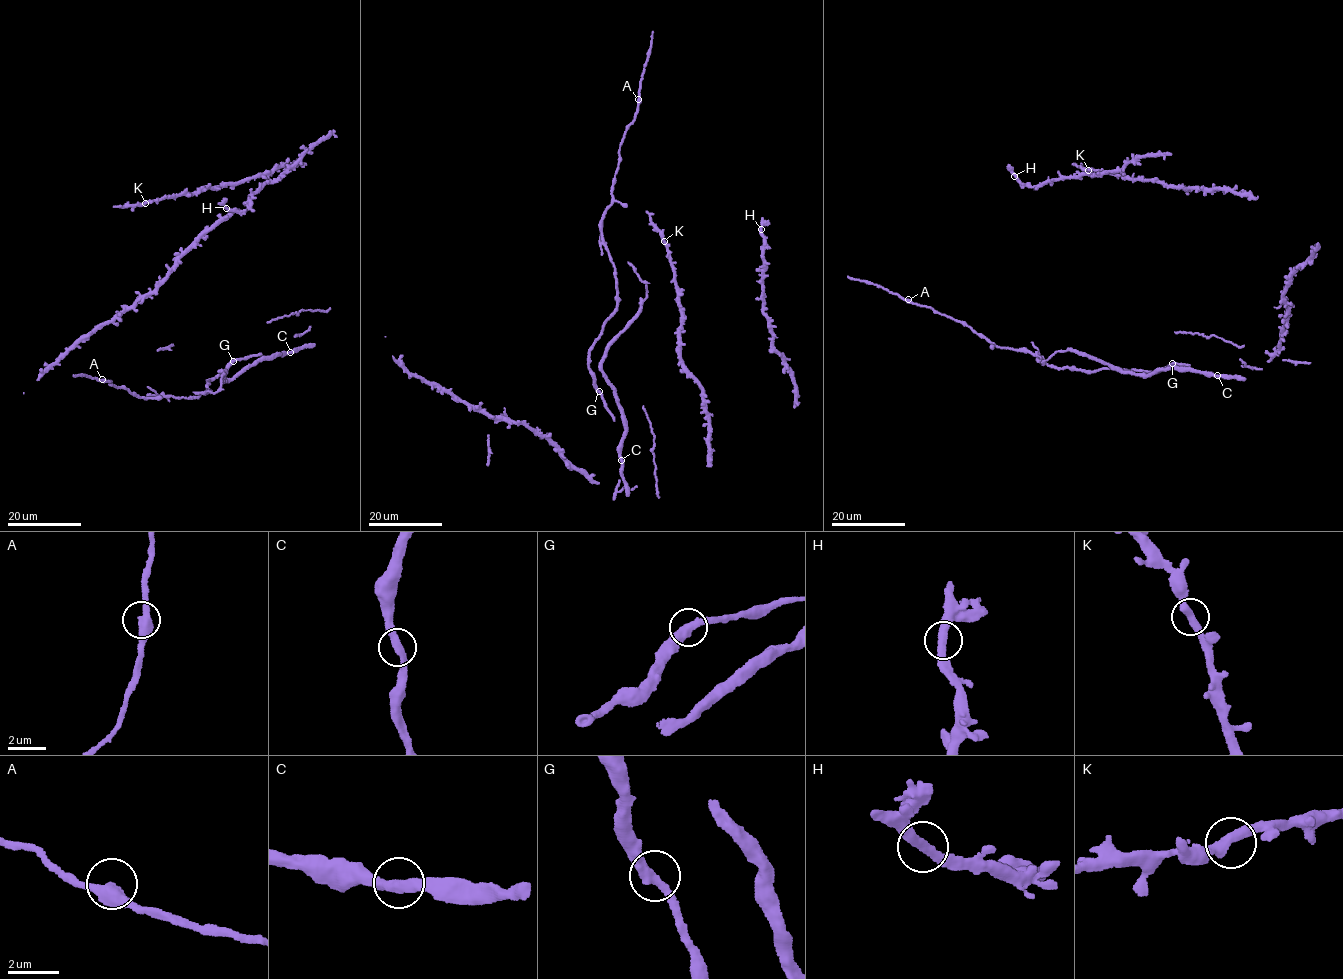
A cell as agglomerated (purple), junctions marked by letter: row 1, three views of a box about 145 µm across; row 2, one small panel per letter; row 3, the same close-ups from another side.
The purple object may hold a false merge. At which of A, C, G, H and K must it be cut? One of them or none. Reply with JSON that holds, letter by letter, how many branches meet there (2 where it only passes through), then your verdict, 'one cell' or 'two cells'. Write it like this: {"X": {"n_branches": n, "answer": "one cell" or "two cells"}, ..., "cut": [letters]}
{"A": {"n_branches": 2, "answer": "one cell"}, "C": {"n_branches": 2, "answer": "one cell"}, "G": {"n_branches": 2, "answer": "one cell"}, "H": {"n_branches": 2, "answer": "one cell"}, "K": {"n_branches": 2, "answer": "one cell"}, "cut": []}

